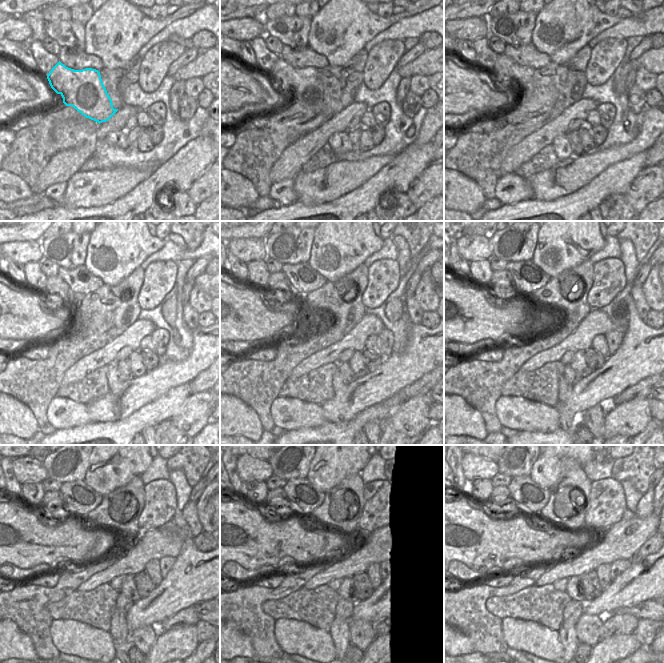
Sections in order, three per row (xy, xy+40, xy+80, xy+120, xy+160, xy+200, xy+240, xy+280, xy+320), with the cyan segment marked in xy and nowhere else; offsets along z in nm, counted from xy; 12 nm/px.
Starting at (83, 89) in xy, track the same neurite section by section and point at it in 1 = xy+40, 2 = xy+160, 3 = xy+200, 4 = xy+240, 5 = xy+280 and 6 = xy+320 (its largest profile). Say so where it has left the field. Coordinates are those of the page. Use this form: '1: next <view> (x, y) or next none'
1: next xy+40 (305, 86)
2: next xy+160 (278, 281)
3: next xy+200 (500, 277)
4: next xy+240 (50, 498)
5: next xy+280 (276, 494)
6: next xy+320 (500, 491)

